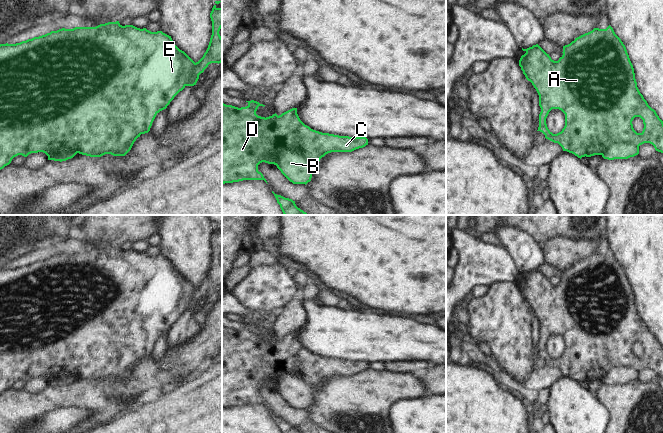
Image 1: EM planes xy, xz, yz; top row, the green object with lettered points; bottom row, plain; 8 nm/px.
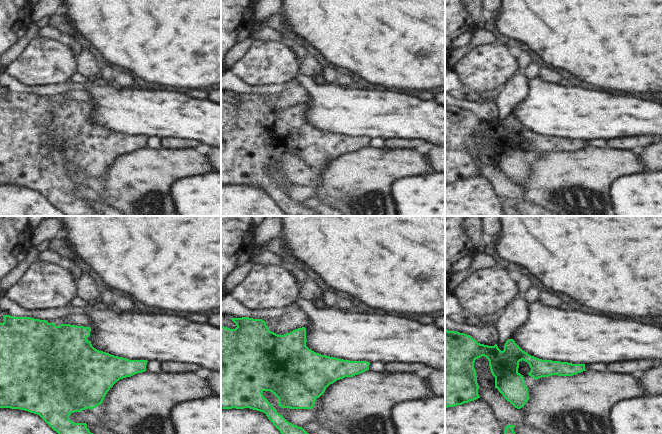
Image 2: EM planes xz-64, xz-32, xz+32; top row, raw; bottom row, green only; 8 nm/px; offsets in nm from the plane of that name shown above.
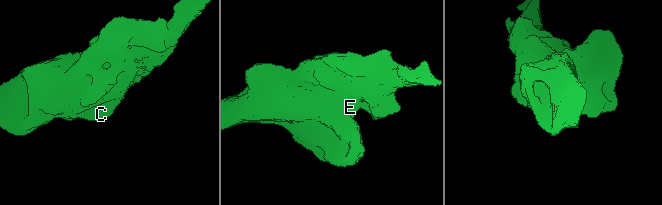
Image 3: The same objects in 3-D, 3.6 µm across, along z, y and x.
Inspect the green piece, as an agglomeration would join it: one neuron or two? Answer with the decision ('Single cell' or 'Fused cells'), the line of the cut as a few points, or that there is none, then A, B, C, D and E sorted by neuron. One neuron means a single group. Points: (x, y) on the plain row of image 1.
Fused cells. Split along xz (275, 386), (281, 375), (294, 373), (310, 387). Groups: A C D E / B

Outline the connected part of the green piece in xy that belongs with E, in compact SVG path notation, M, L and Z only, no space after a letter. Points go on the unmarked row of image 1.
M215 225L216 228L210 237L212 259L208 272L196 287L175 269L171 260L162 255L151 256L146 252L140 253L133 249L122 250L119 245L100 248L96 251L62 252L20 267L0 268L0 394L9 389L12 383L18 379L27 381L31 377L43 376L50 381L57 377L61 371L90 381L101 381L105 378L125 380L131 374L136 363L141 358L150 355L156 339L166 333L180 315L186 310L196 309L199 299L209 288L222 286L222 261L219 258L222 252L222 232L216 231L220 226Z

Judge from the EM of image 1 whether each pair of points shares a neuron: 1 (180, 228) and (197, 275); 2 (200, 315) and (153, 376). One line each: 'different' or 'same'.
1: same
2: different

